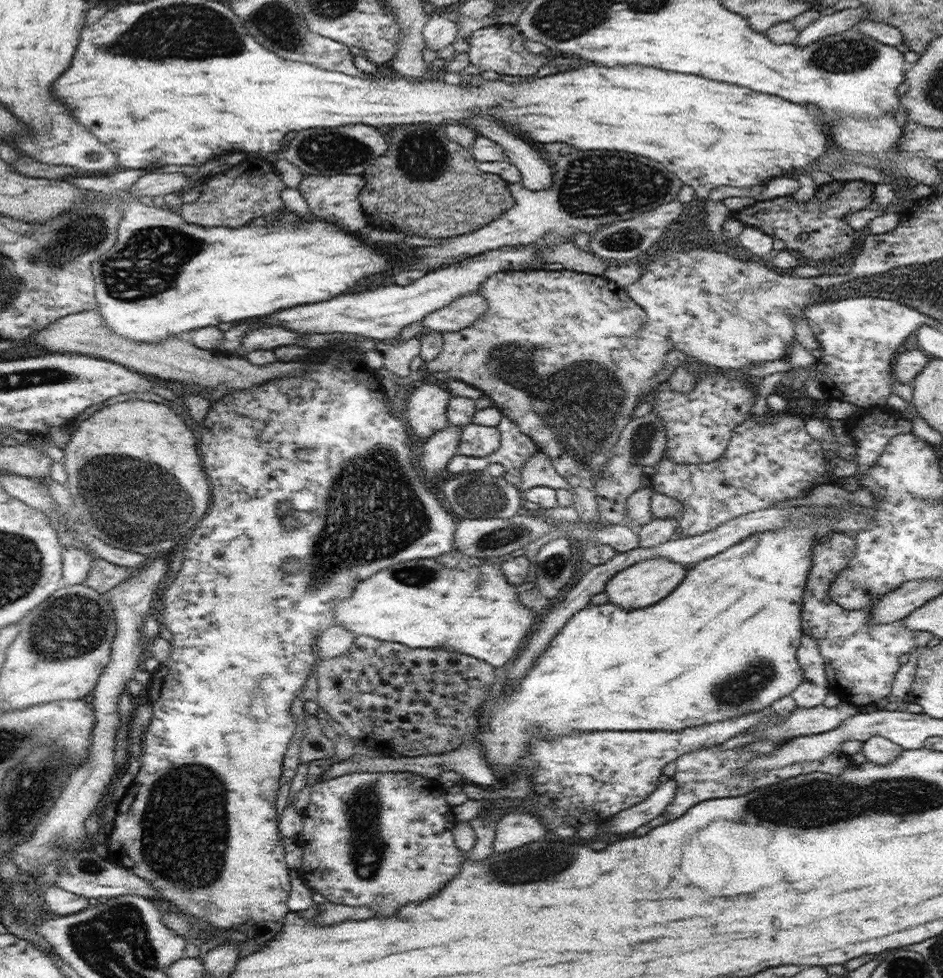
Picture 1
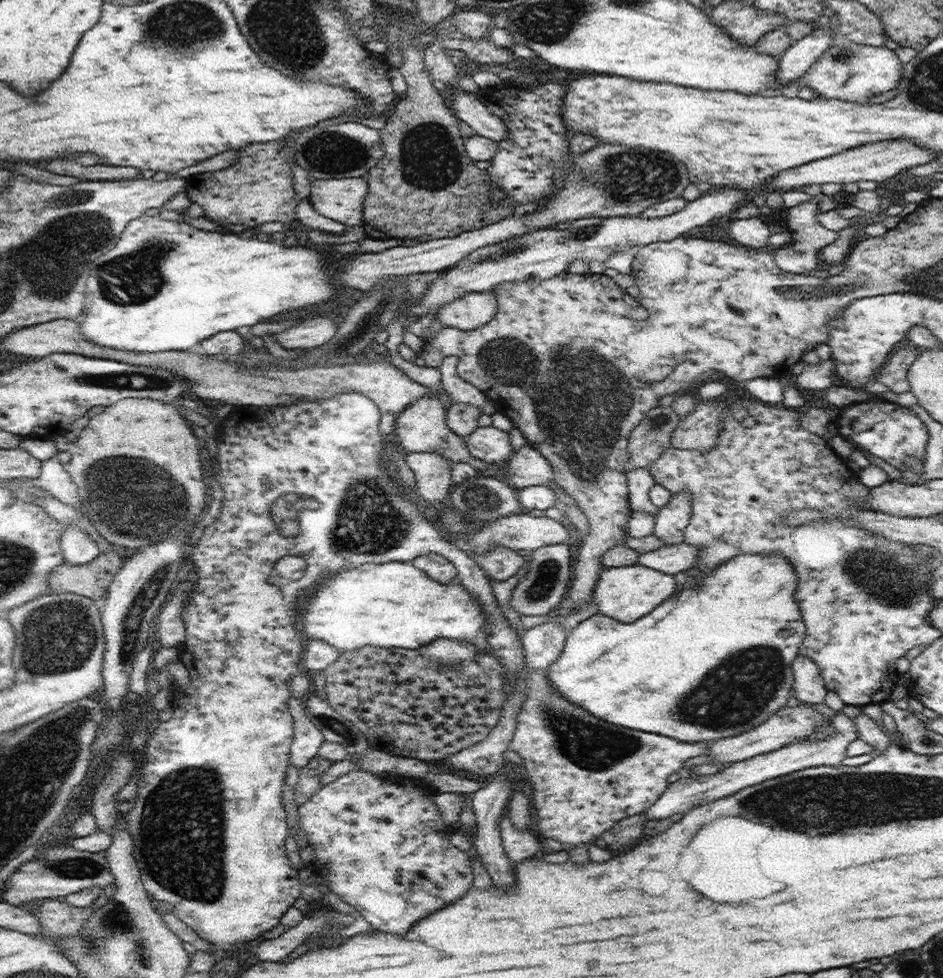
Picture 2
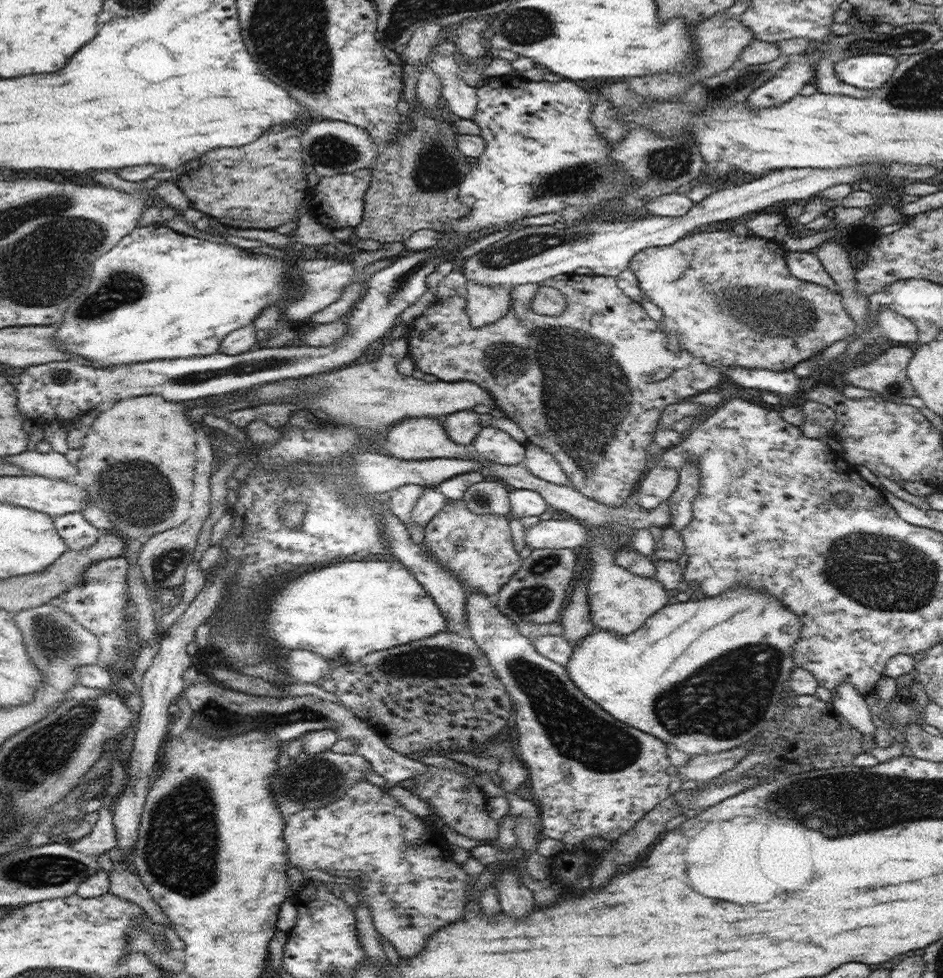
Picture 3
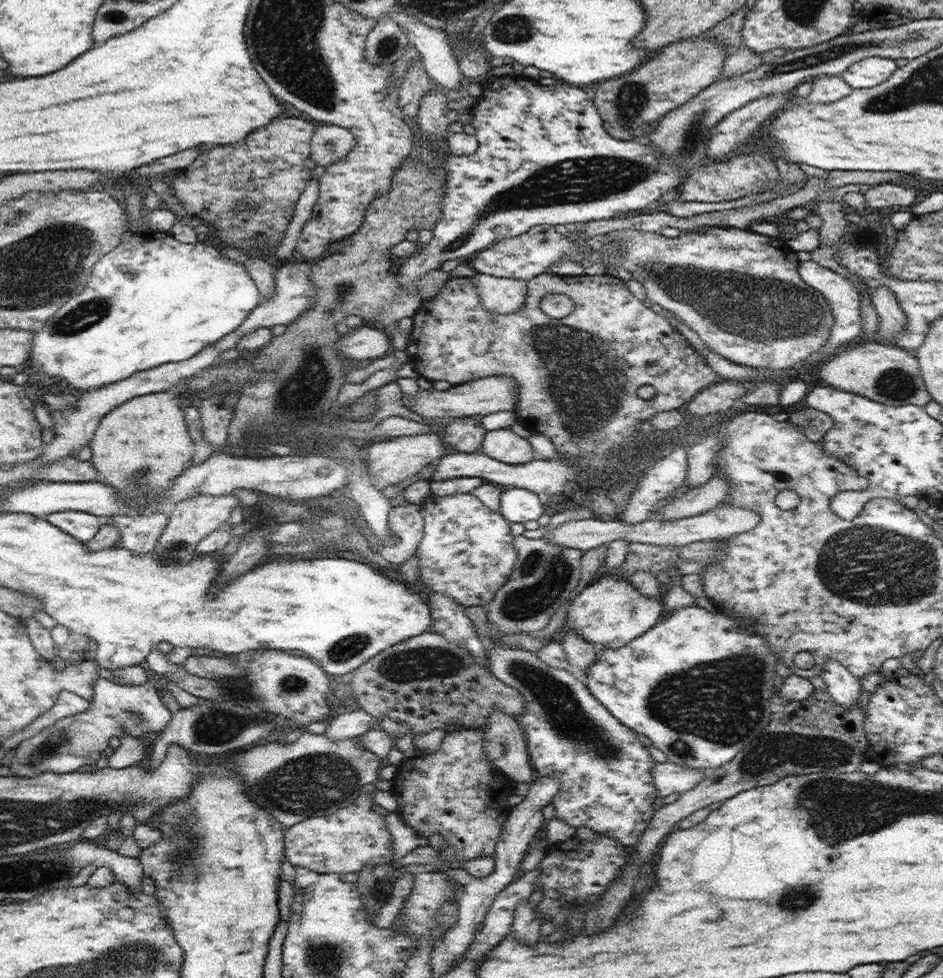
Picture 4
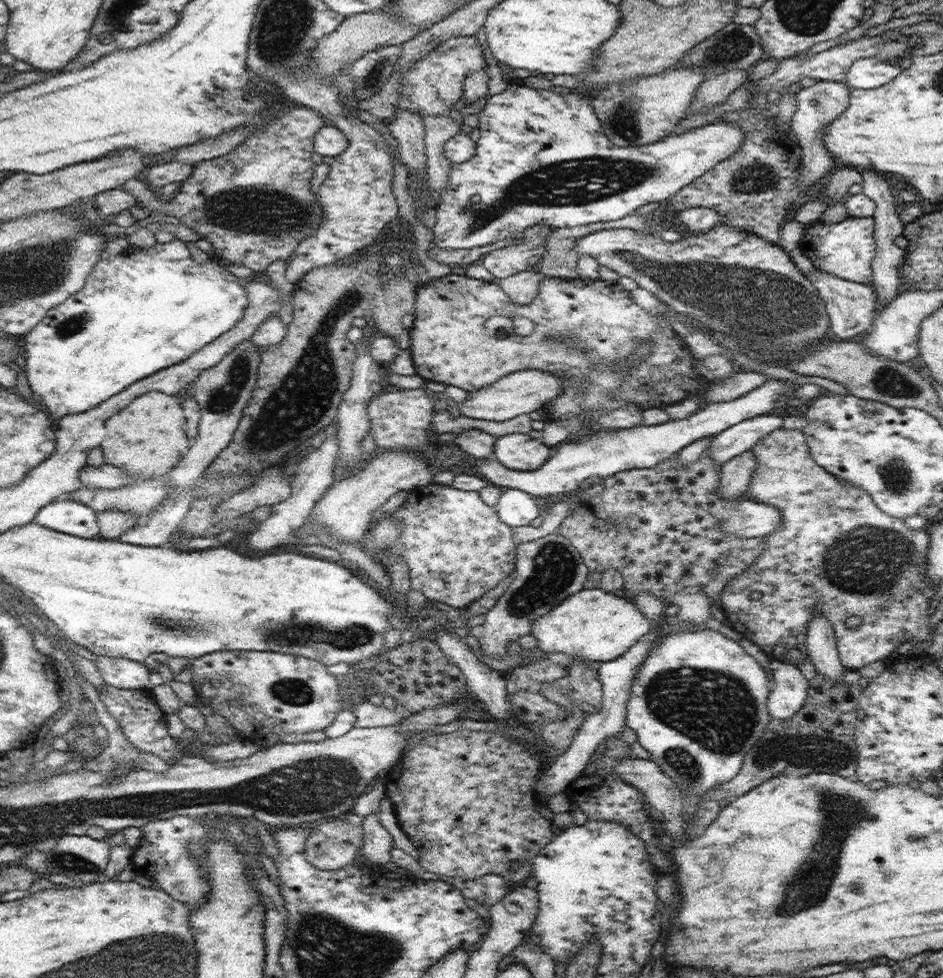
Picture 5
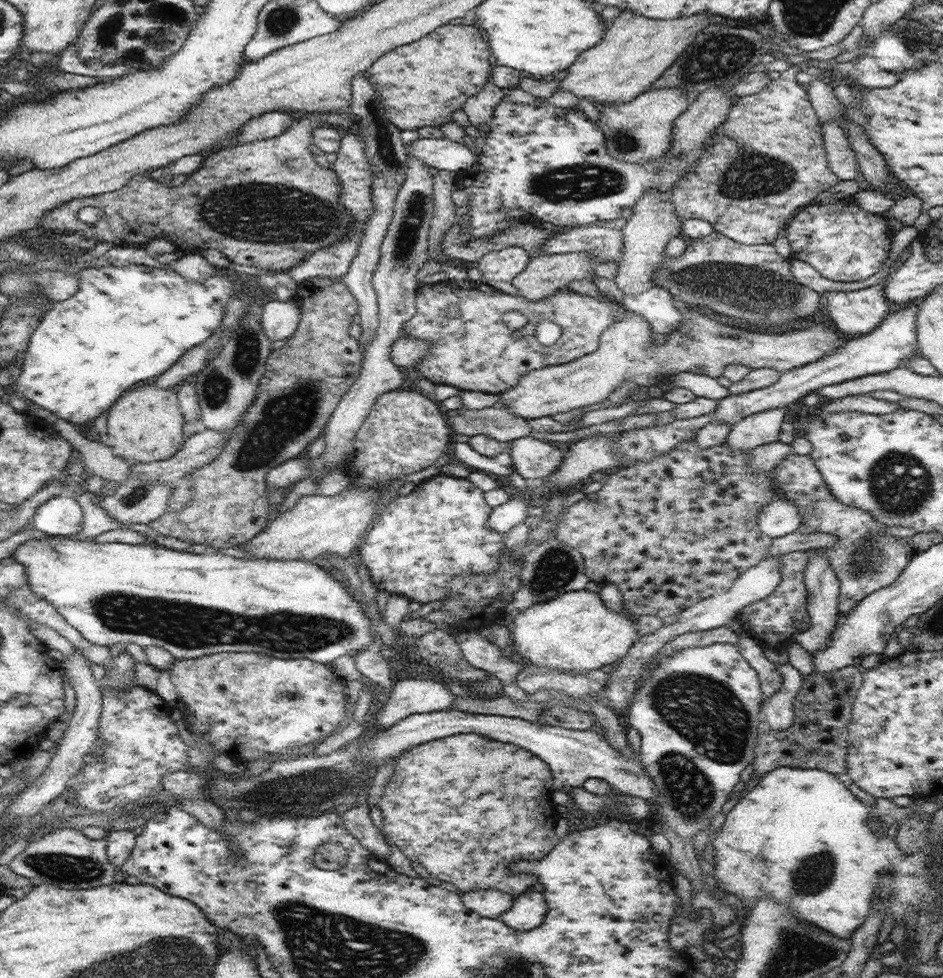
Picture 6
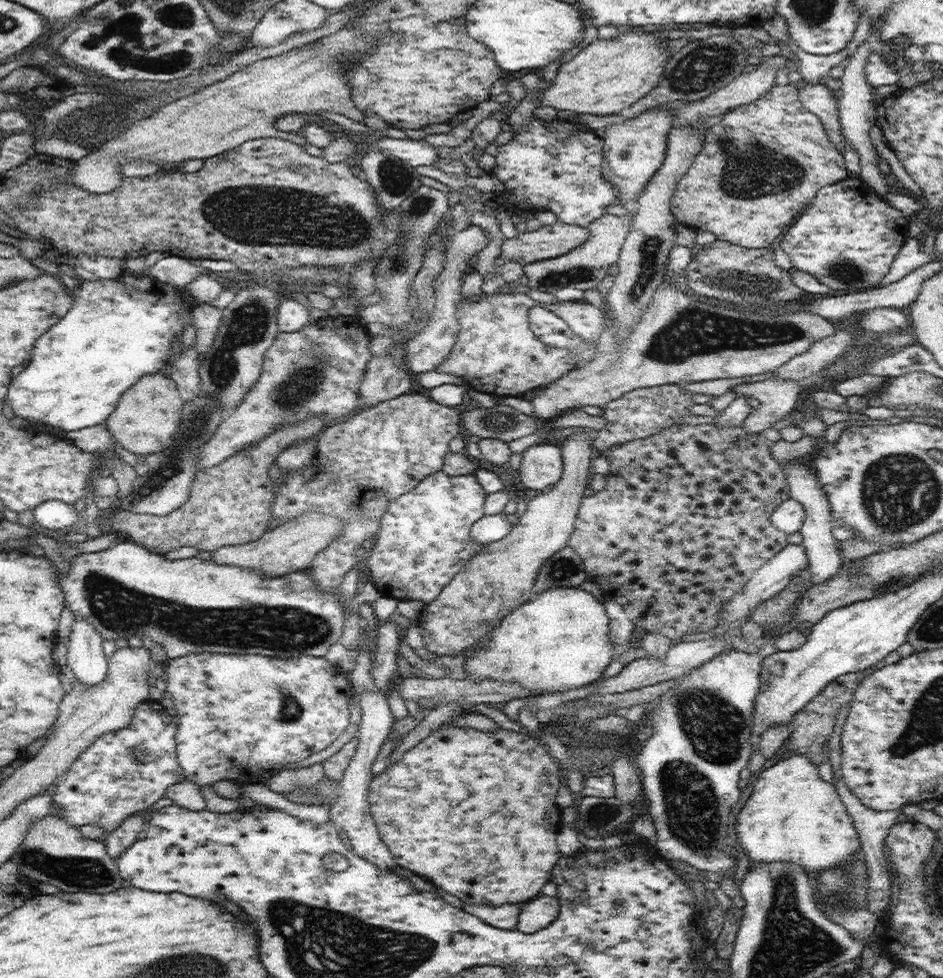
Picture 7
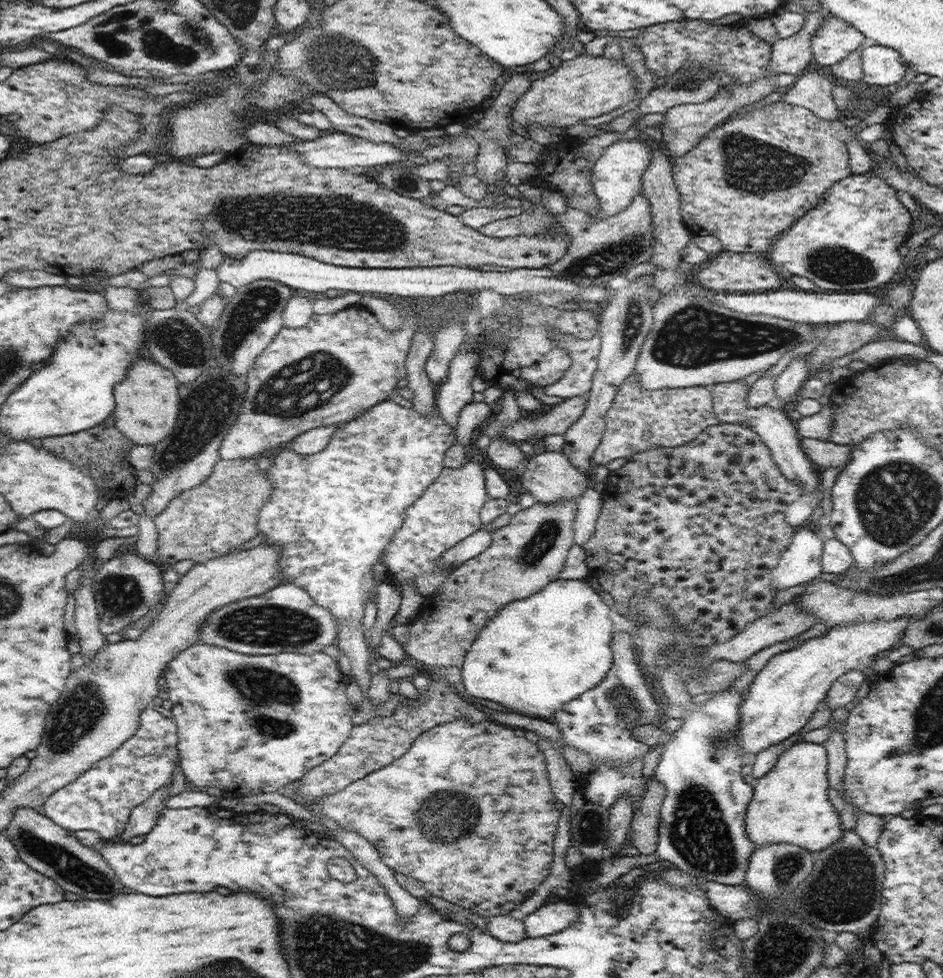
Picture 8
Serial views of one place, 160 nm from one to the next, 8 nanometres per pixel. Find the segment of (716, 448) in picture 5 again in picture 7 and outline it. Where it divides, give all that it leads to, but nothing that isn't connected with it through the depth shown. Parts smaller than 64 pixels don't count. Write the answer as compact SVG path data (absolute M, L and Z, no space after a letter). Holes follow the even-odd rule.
M776 377L733 388L738 392L748 392L749 397L760 401L758 409L752 409L742 424L749 433L754 434L770 428L774 422L793 412L803 389L802 385L794 380Z

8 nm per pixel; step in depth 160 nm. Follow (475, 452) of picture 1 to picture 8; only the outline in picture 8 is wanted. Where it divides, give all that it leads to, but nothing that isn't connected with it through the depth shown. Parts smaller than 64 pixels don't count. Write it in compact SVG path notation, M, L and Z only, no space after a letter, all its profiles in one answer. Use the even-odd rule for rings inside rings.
M543 451L528 457L526 471L522 472L523 486L544 504L558 504L560 500L577 500L583 496L584 491L590 486L588 474L576 468L571 460L562 451Z

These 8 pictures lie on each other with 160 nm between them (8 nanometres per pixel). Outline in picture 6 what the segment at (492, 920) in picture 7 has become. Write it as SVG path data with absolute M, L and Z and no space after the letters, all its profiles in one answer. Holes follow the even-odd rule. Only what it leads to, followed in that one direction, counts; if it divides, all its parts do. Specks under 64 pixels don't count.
M481 888L464 892L461 899L468 910L483 917L500 919L502 913L512 908L515 897L497 888Z

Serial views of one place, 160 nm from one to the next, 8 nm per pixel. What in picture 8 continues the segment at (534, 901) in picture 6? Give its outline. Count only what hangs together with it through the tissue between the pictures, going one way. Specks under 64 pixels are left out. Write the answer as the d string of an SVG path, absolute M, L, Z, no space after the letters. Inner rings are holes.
M550 898L523 919L528 937L548 936L570 928L579 917L579 908L566 900Z

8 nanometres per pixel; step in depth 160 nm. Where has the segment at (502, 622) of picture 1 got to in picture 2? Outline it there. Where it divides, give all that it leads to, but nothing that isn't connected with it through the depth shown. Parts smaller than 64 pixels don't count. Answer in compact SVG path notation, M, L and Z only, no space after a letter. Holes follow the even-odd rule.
M392 561L389 563L382 564L372 564L366 563L354 568L354 570L348 570L348 572L340 572L334 580L328 580L326 588L322 588L314 600L310 600L310 606L306 608L306 612L302 614L300 618L299 626L304 638L317 638L318 640L323 640L328 644L331 644L336 650L340 653L346 652L347 650L358 650L366 645L374 645L382 648L407 648L414 650L415 648L420 648L425 644L431 643L436 639L456 639L459 641L468 641L469 643L475 644L482 651L486 651L491 655L494 655L497 658L497 654L493 654L493 650L489 647L487 643L487 622L486 617L483 615L483 610L479 605L479 602L476 602L471 594L468 594L468 591L461 585L457 580L453 581L452 586L442 586L438 582L434 582L421 568L418 568L412 562L402 562L402 561Z

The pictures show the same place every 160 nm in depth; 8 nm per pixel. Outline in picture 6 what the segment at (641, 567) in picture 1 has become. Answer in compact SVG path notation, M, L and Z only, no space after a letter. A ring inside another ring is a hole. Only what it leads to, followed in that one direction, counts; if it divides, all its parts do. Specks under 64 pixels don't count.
M570 591L519 612L509 628L513 640L509 650L534 666L582 674L624 658L639 636L637 628L622 612L612 612L599 593Z

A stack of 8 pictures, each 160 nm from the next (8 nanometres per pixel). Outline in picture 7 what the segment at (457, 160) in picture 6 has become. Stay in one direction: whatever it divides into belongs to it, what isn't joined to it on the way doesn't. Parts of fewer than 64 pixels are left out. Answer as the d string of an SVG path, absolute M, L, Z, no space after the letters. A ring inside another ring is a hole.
M382 137L375 142L375 146L385 152L388 156L393 156L412 166L435 166L439 159L437 147L430 145L423 139L413 140L399 139L394 137Z

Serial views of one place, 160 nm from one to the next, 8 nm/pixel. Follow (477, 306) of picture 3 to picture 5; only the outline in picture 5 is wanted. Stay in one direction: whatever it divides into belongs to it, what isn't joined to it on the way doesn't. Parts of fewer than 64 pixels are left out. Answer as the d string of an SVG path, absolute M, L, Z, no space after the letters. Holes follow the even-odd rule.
M534 267L503 279L498 286L502 292L508 294L508 298L513 303L525 305L538 296L540 283L544 281L544 278L546 278L544 274L540 274L540 271Z

